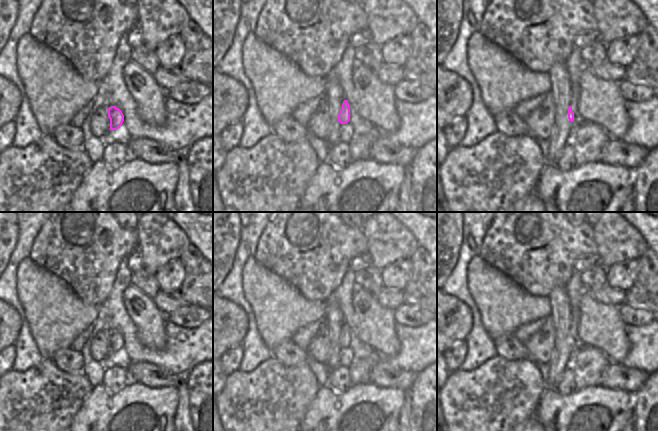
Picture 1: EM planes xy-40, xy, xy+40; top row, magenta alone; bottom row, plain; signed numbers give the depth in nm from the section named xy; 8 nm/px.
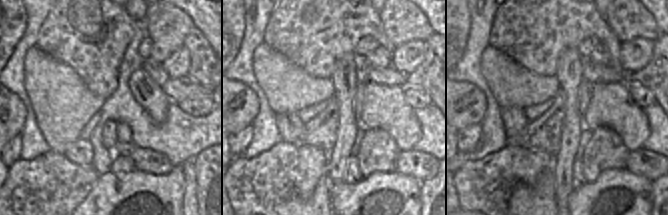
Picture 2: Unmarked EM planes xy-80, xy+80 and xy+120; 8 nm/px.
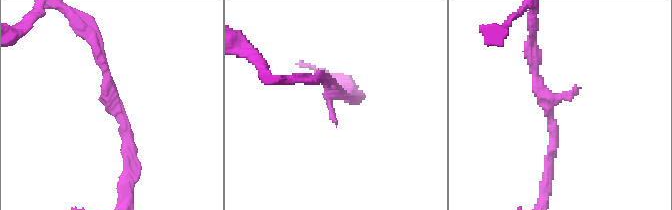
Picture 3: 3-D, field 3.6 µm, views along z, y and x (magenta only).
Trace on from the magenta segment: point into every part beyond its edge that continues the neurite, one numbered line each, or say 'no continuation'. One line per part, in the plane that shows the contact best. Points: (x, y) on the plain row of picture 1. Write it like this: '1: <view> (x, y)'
1: xy+40 (574, 314)

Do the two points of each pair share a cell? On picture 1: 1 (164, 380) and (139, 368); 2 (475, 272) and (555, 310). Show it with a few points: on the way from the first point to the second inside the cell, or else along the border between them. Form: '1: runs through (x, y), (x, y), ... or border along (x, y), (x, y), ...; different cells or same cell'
1: runs through (158, 378), (145, 373); same cell
2: border along (547, 296), (549, 299), (550, 315); different cells

